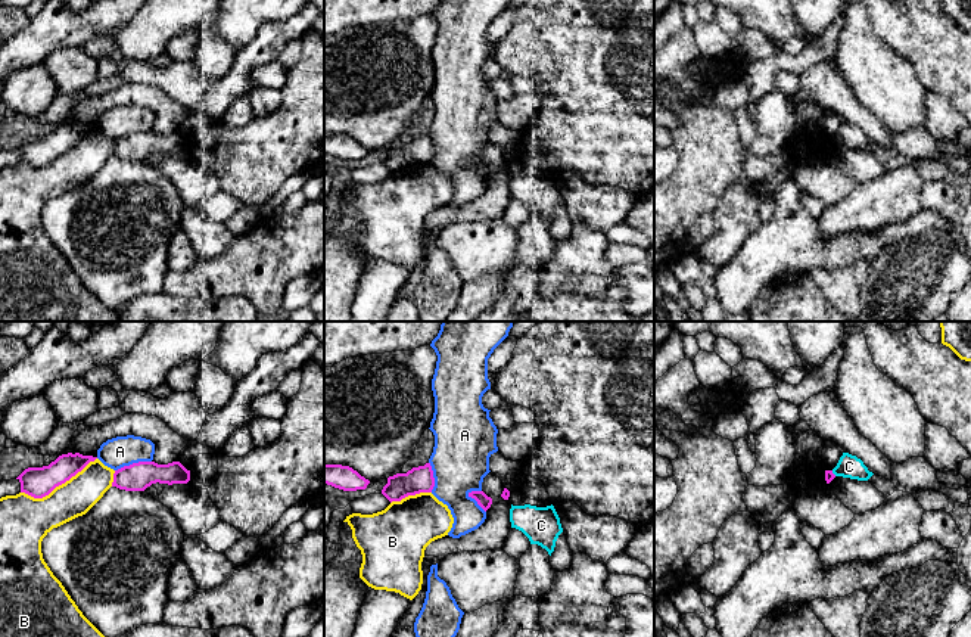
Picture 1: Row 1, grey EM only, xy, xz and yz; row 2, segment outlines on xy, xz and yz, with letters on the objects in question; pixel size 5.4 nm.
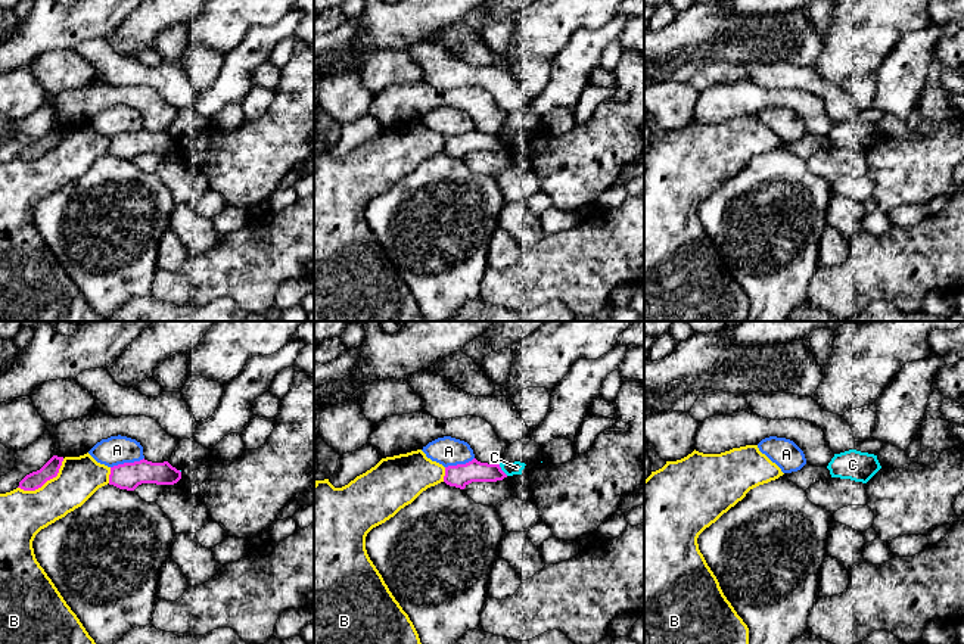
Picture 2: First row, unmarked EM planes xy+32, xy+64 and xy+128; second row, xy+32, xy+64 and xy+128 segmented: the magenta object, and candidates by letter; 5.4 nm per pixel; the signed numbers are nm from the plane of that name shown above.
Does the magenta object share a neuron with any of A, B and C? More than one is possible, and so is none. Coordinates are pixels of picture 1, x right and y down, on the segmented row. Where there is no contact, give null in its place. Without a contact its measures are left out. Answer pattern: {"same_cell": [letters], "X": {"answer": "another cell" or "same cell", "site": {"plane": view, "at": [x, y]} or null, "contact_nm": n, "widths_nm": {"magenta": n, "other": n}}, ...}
{"same_cell": [], "A": {"answer": "another cell", "site": {"plane": "xy", "at": [133, 463]}, "contact_nm": 200, "widths_nm": {"magenta": 160, "other": 170}}, "B": {"answer": "another cell", "site": {"plane": "xy", "at": [58, 485]}, "contact_nm": 460, "widths_nm": {"magenta": 160, "other": 260}}, "C": {"answer": "another cell", "site": {"plane": "yz", "at": [833, 474]}, "contact_nm": 40, "widths_nm": {"magenta": 50, "other": 130}}}

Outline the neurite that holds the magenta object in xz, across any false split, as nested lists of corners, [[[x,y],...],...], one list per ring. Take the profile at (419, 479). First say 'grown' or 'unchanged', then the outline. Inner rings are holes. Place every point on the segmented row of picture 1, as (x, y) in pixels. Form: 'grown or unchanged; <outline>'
unchanged; [[[426,463],[424,466],[413,467],[407,473],[389,476],[382,494],[392,503],[401,501],[408,495],[432,492],[433,487],[433,470],[430,463]]]

